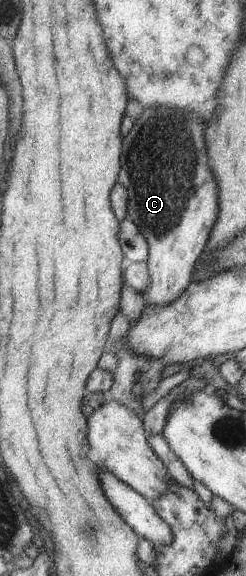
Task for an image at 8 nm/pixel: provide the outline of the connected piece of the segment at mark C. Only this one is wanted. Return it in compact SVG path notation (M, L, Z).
M145 109L143 117L137 119L129 135L123 139L119 181L123 181L127 189L127 218L139 227L139 232L145 236L149 246L147 263L151 285L143 292L146 305L169 305L185 293L187 285L194 281L195 263L209 243L219 213L219 185L207 165L201 121L187 119L183 111L175 109Z

